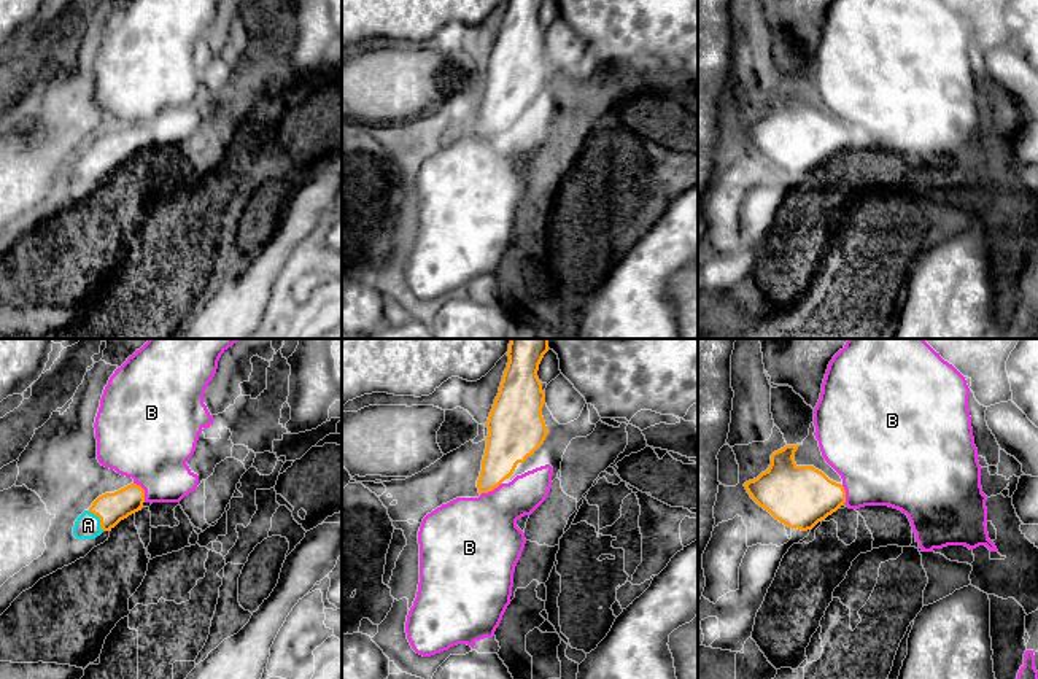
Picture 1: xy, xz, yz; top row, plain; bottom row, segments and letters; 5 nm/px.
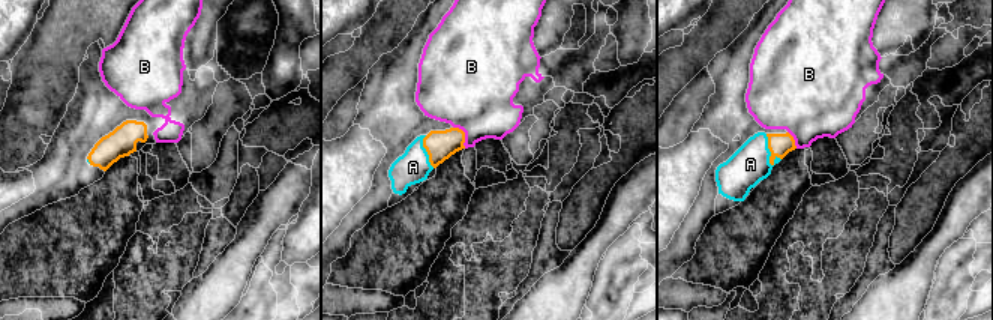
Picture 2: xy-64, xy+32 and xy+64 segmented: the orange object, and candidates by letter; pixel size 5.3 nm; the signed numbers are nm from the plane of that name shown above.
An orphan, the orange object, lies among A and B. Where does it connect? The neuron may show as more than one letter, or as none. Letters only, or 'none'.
A

